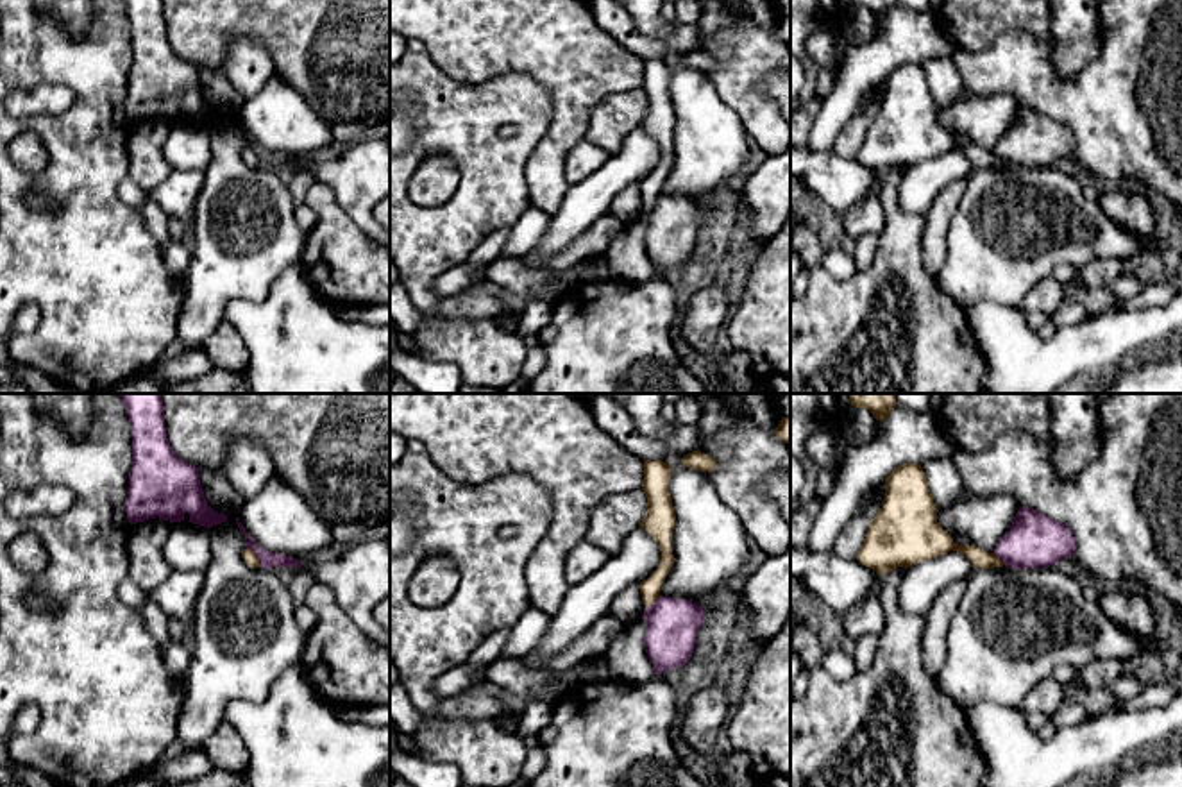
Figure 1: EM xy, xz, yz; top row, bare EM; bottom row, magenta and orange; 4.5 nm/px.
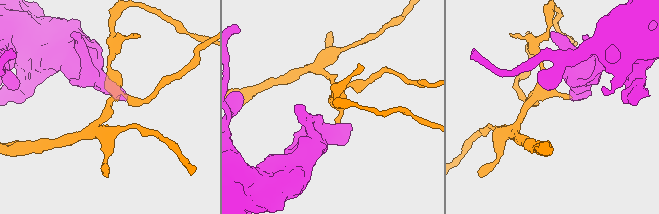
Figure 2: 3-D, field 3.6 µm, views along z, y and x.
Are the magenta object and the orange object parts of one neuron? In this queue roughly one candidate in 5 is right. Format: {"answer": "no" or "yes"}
{"answer": "no"}

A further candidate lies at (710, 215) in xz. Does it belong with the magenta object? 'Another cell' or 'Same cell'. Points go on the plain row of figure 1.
Same cell

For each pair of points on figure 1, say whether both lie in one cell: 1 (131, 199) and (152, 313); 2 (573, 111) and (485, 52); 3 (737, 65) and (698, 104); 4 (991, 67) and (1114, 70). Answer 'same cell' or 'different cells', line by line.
1: different cells
2: same cell
3: different cells
4: same cell

